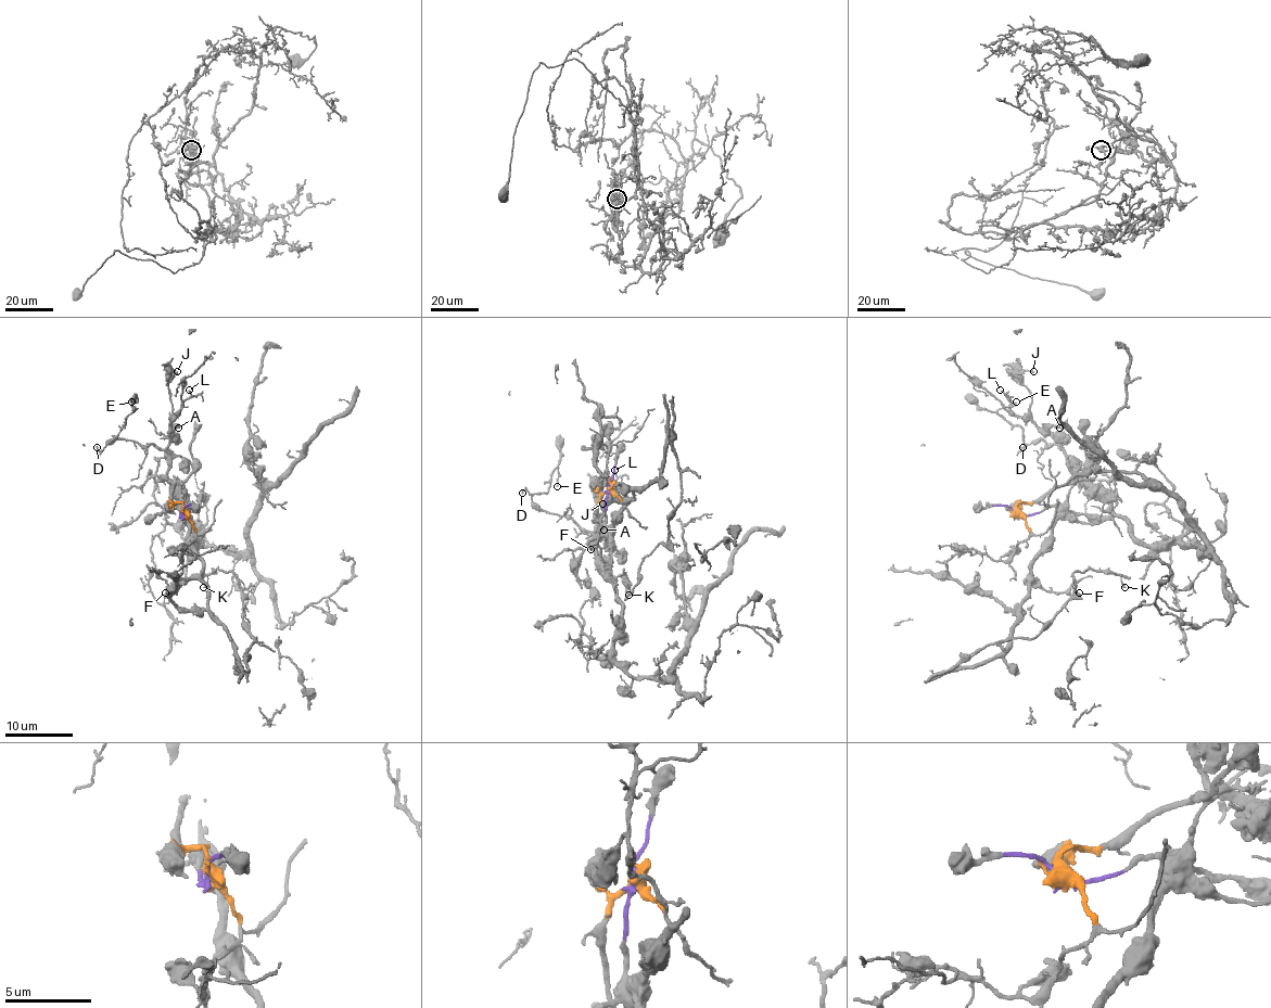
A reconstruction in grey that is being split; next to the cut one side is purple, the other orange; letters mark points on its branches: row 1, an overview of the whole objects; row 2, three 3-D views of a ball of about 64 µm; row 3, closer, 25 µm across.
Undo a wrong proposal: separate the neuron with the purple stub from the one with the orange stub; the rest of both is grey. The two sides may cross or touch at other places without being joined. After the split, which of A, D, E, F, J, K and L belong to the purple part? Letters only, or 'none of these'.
F, K

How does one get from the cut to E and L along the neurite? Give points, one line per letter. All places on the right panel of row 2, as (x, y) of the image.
E: (1017, 513), (1020, 502), (1040, 501), (1072, 479), (1056, 445), (1027, 443), (1020, 428), (998, 412), (1017, 403)
L: (1017, 513), (1020, 502), (1040, 501), (1072, 479), (1069, 458), (1060, 445), (1018, 418), (1008, 397), (1000, 391)

